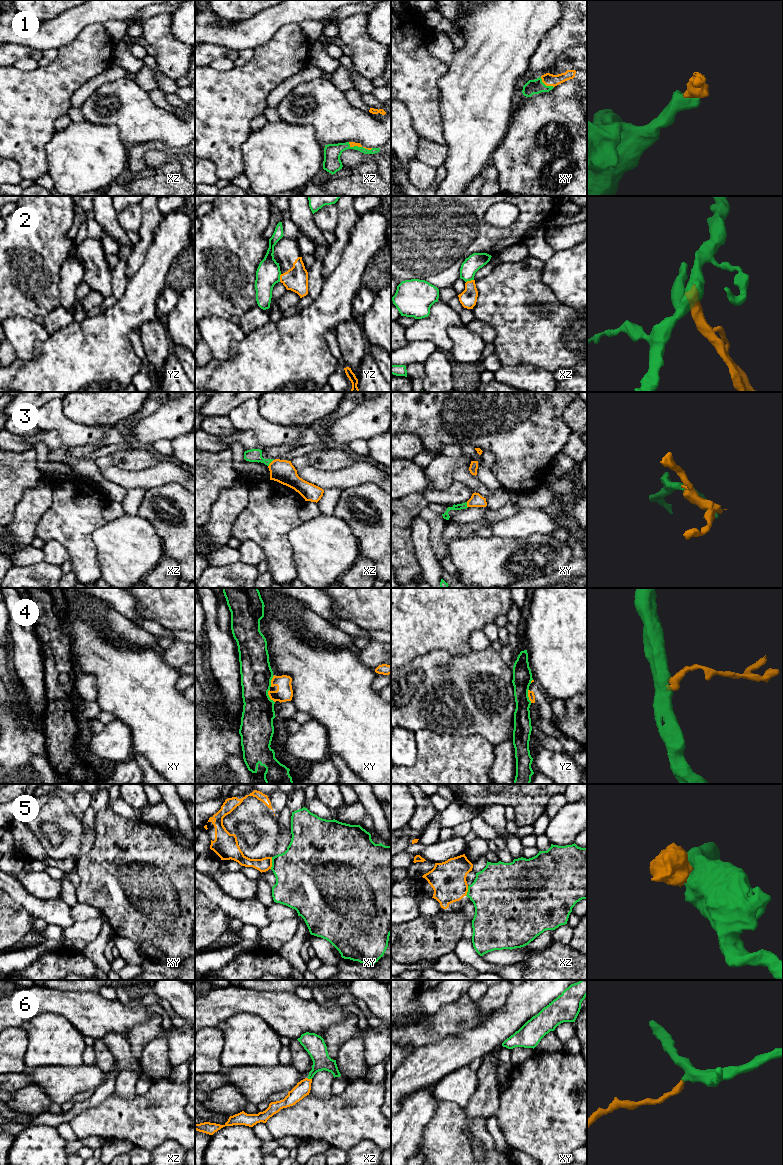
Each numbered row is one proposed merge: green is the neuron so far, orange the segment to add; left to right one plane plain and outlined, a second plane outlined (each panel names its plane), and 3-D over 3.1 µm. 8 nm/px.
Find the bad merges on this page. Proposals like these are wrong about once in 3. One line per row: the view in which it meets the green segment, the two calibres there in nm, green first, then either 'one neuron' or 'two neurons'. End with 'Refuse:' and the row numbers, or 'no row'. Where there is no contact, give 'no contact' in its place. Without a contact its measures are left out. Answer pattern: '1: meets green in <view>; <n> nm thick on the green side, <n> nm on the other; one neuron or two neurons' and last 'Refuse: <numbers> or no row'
1: meets green in xy; 120 nm thick on the green side, 100 nm on the other; one neuron
2: meets green in yz; 190 nm thick on the green side, 190 nm on the other; two neurons
3: meets green in xz; 110 nm thick on the green side, 190 nm on the other; one neuron
4: meets green in xy; 260 nm thick on the green side, 140 nm on the other; two neurons
5: meets green in xy; 420 nm thick on the green side, 110 nm on the other; two neurons
6: meets green in xz; 160 nm thick on the green side, 120 nm on the other; one neuron
Refuse: 2, 4, 5

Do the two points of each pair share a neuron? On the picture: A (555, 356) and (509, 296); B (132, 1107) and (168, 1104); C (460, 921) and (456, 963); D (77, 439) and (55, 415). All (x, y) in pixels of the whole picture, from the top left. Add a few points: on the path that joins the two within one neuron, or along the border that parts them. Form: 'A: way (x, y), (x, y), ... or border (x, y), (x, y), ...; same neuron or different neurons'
A: way (551, 341), (527, 317), (524, 311); same neuron
B: way (141, 1110), (159, 1110); same neuron
C: border (453, 950), (443, 954), (437, 960); different neurons
D: way (71, 433), (59, 421); same neuron

